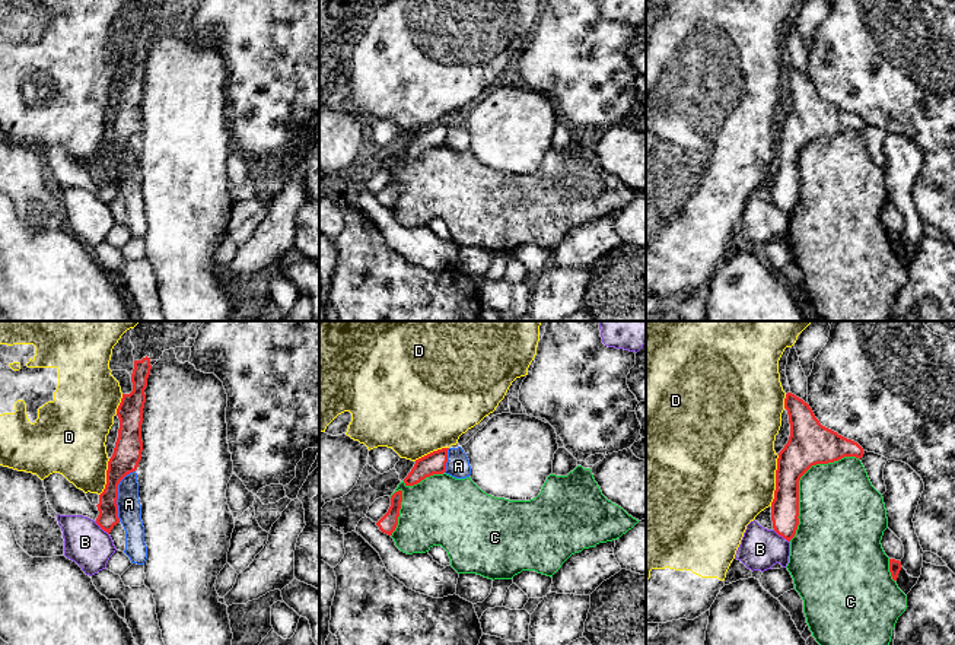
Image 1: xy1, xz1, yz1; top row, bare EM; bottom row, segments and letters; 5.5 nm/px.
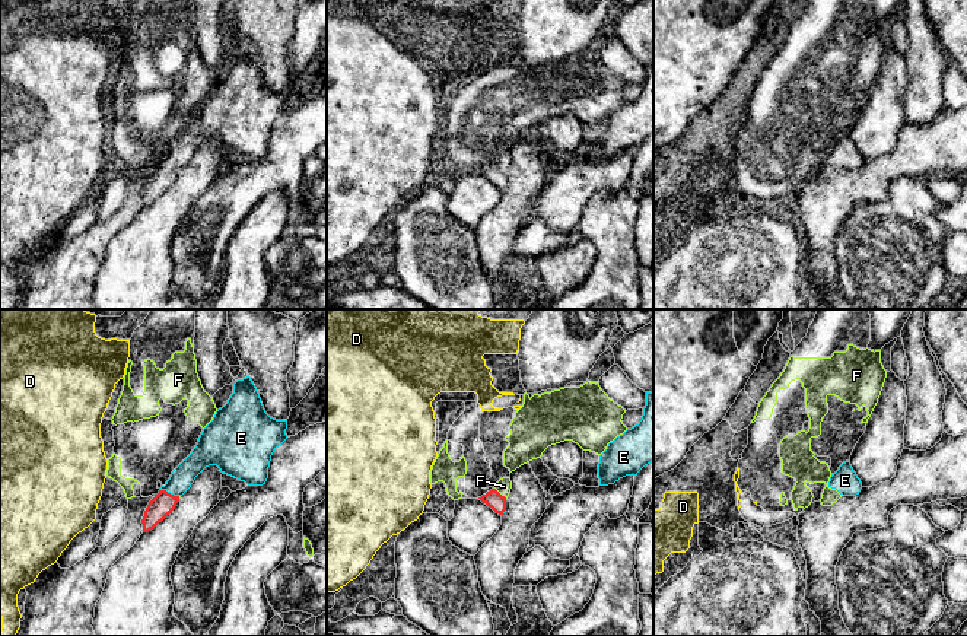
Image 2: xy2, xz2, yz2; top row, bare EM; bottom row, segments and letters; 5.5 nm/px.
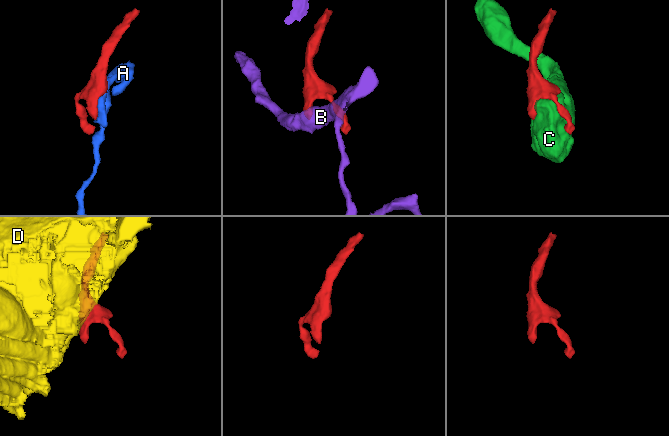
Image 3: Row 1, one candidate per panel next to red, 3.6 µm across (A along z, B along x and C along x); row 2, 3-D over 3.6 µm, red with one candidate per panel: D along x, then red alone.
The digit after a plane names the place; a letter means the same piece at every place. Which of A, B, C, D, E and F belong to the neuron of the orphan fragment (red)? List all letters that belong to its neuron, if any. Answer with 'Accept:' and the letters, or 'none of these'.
Accept: E

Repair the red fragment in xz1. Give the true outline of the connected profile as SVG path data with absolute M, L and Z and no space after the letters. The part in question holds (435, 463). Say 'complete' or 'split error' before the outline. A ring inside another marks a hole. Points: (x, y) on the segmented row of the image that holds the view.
complete; M442 448L416 460L414 467L404 479L405 486L414 486L433 474L443 474L446 471L448 449Z

